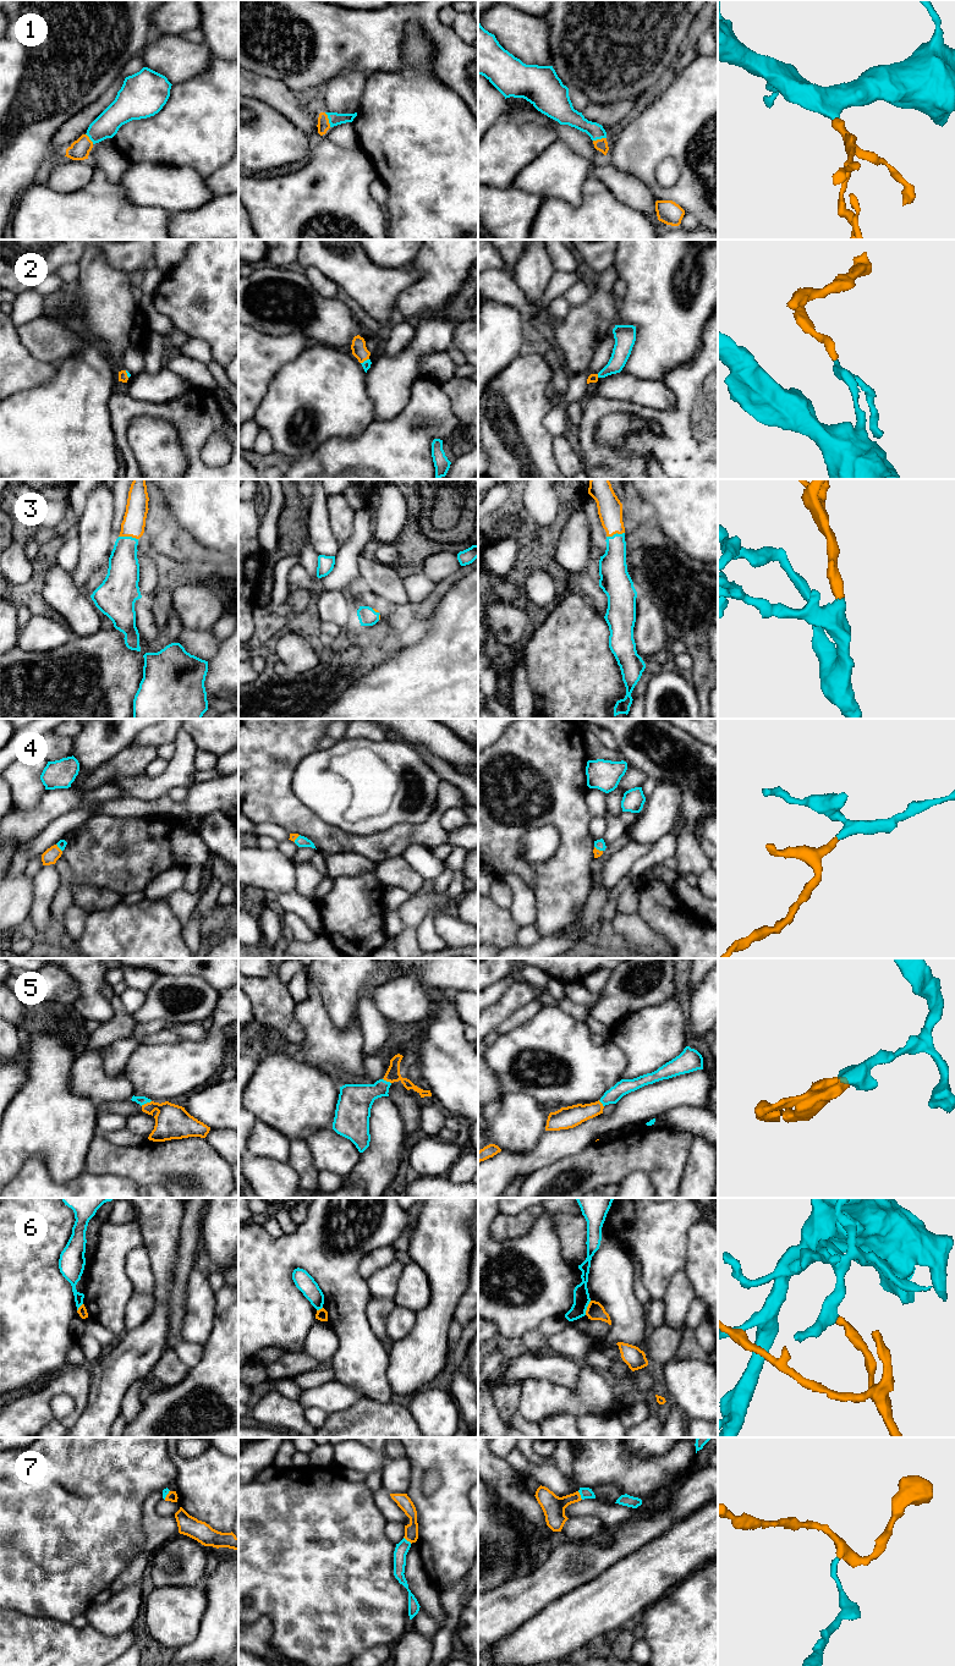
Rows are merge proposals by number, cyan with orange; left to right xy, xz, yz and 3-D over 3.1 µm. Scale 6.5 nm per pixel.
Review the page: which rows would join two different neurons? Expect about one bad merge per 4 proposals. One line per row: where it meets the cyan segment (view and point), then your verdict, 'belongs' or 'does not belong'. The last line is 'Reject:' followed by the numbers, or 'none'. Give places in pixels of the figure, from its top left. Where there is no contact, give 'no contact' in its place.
1: contact xz (329, 120); belongs
2: contact xz (365, 361); belongs
3: contact xy (129, 537); belongs
4: contact yz (598, 848); belongs
5: contact xy (146, 1103); belongs
6: contact yz (586, 1308); does not belong
7: contact yz (580, 1494); belongs
Reject: 6

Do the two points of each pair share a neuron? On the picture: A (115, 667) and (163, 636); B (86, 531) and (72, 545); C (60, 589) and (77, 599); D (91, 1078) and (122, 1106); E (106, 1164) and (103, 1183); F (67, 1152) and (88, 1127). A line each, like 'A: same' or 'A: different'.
A: same
B: different
C: same
D: different
E: different
F: same

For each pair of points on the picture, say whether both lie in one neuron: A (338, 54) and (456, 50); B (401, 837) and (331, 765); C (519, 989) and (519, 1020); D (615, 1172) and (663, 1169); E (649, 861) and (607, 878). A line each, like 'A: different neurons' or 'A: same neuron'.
A: same neuron
B: different neurons
C: different neurons
D: same neuron
E: different neurons

